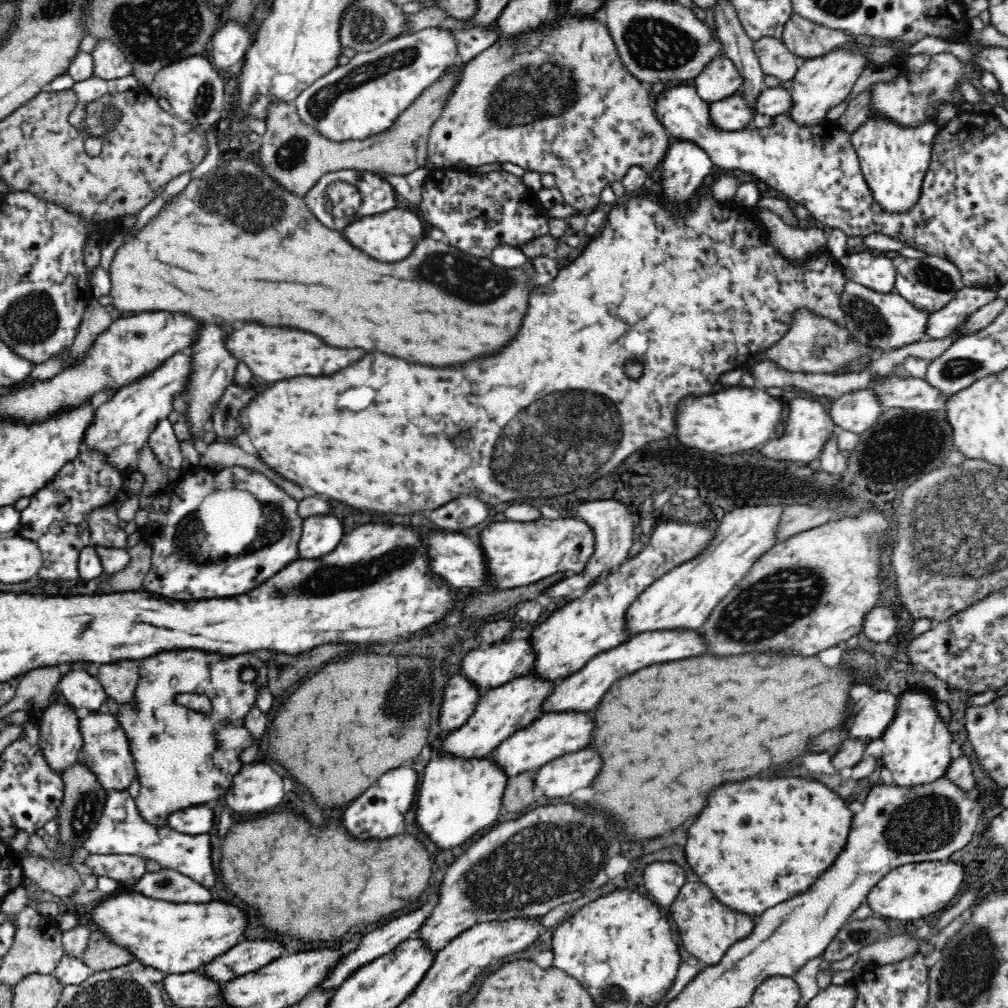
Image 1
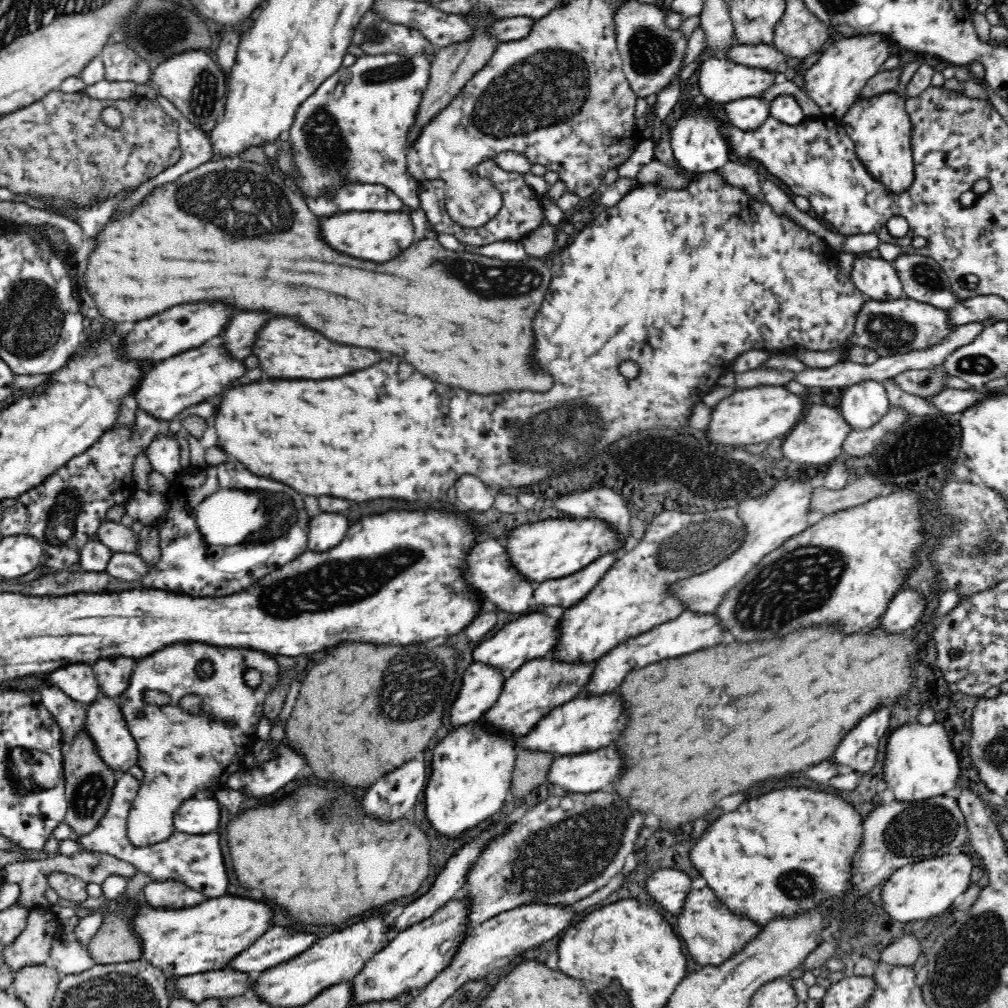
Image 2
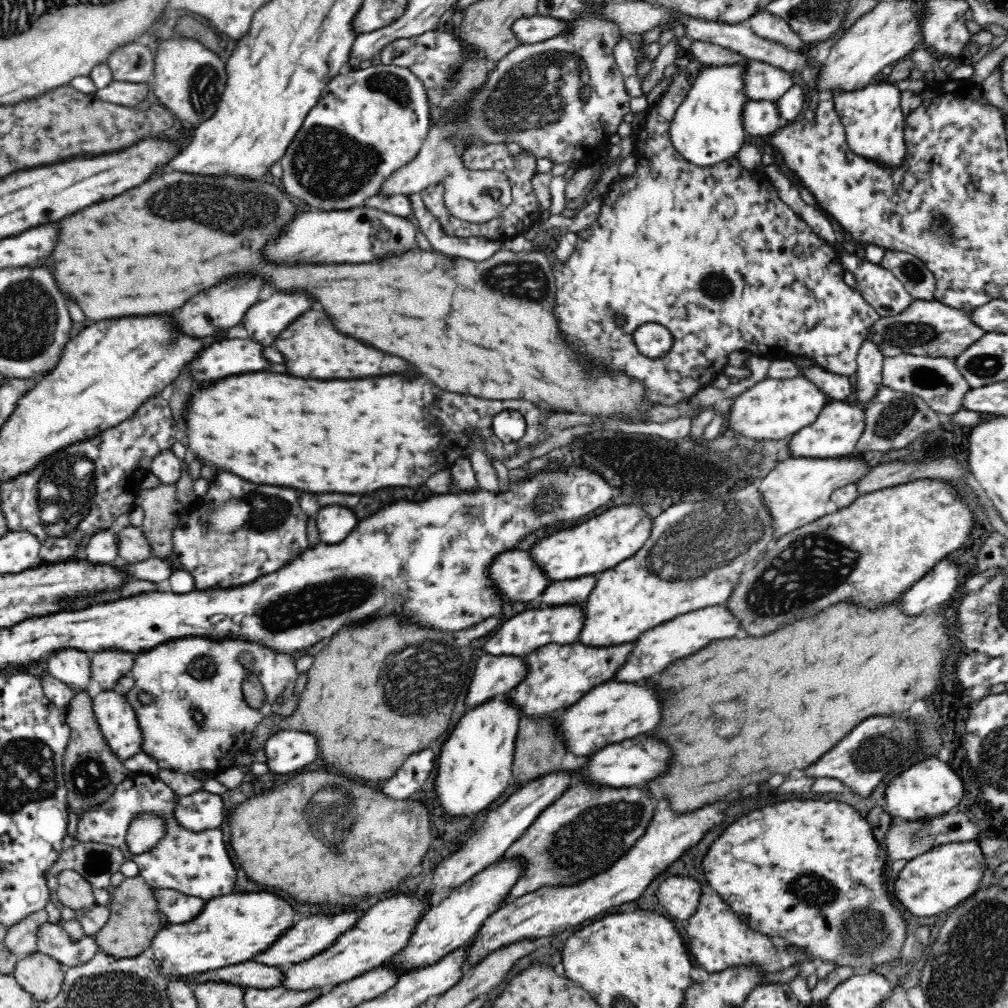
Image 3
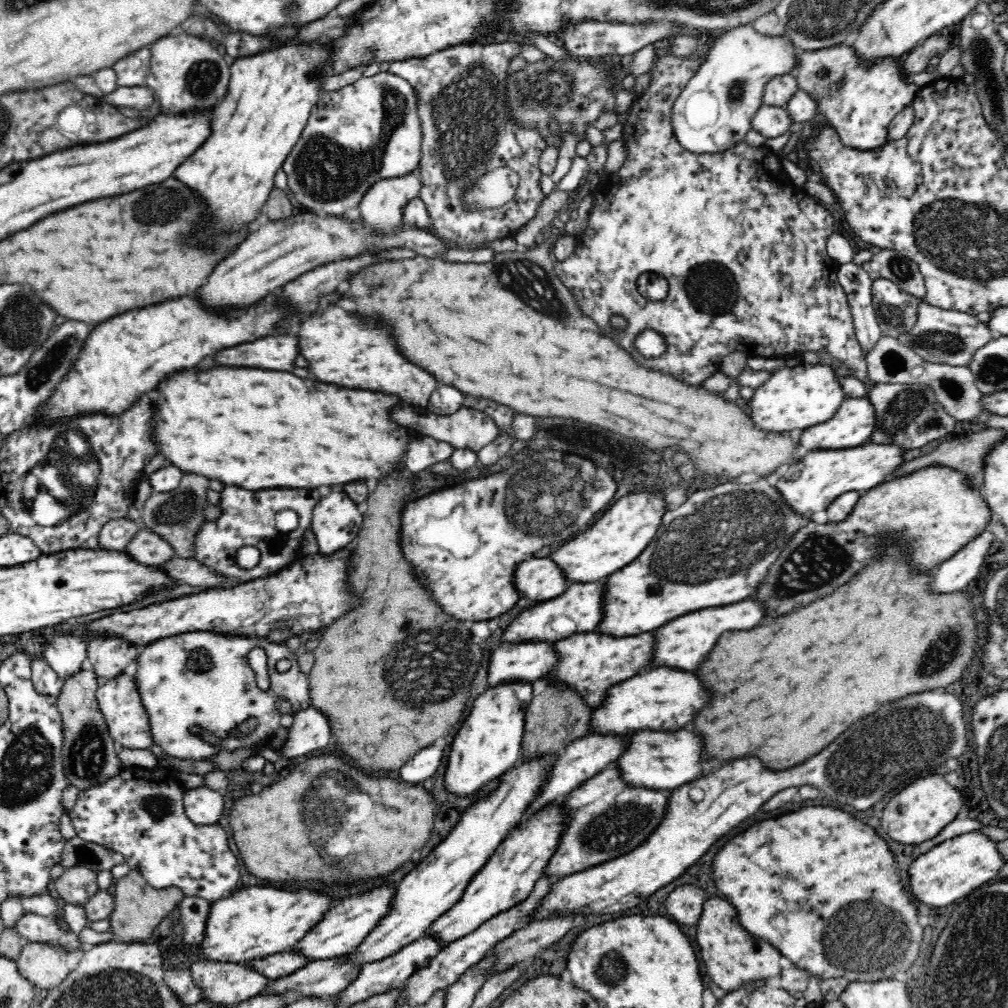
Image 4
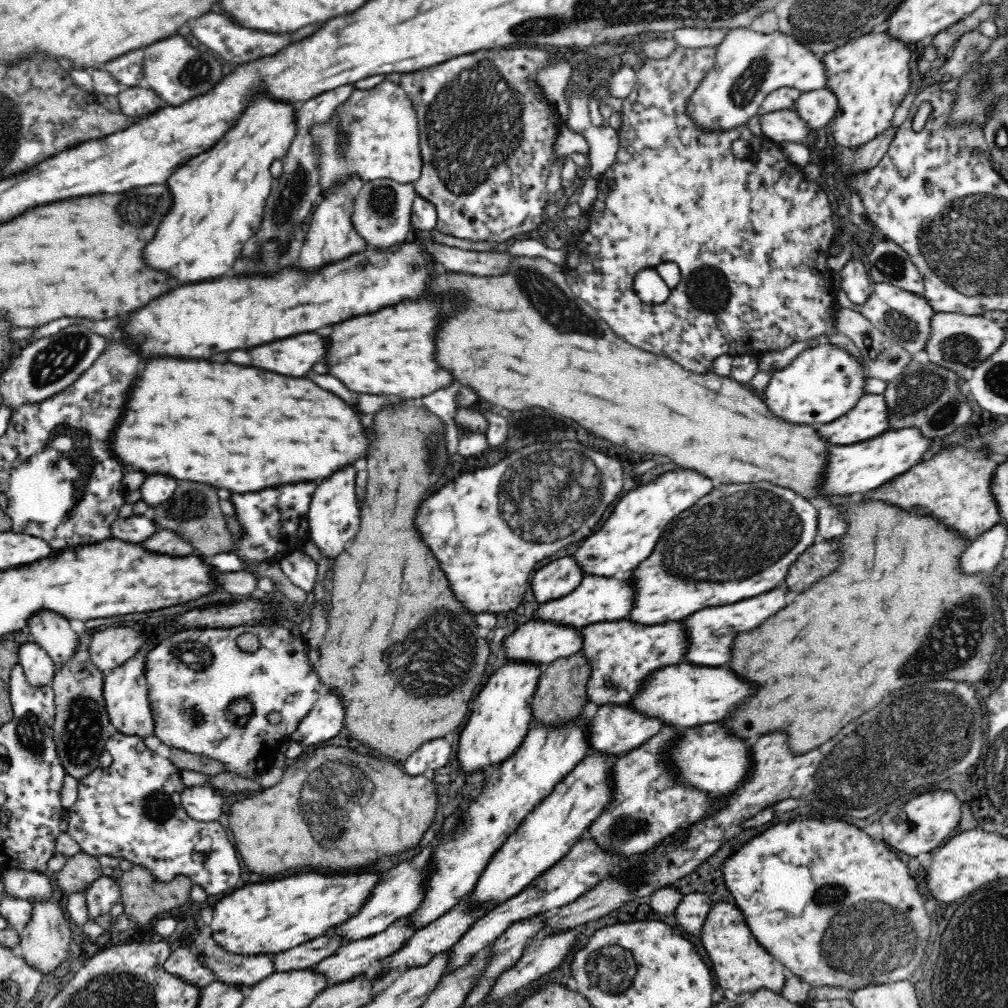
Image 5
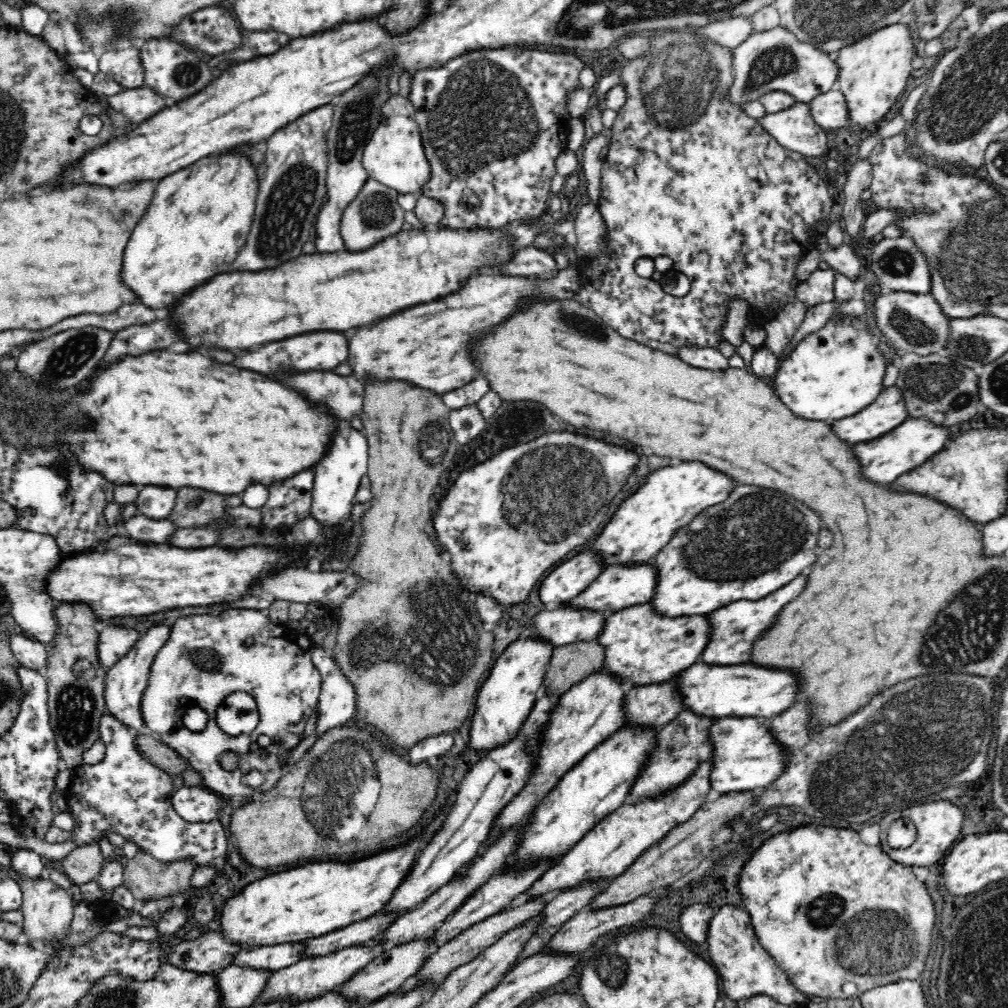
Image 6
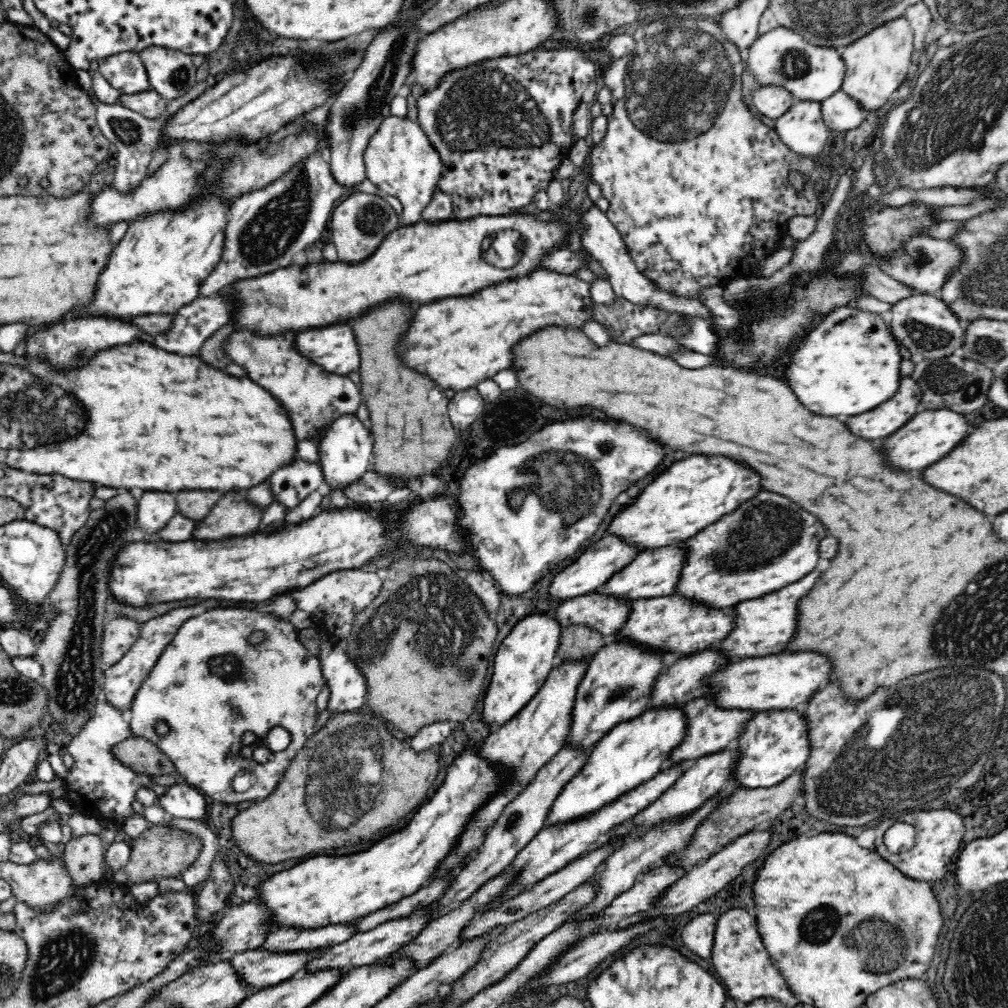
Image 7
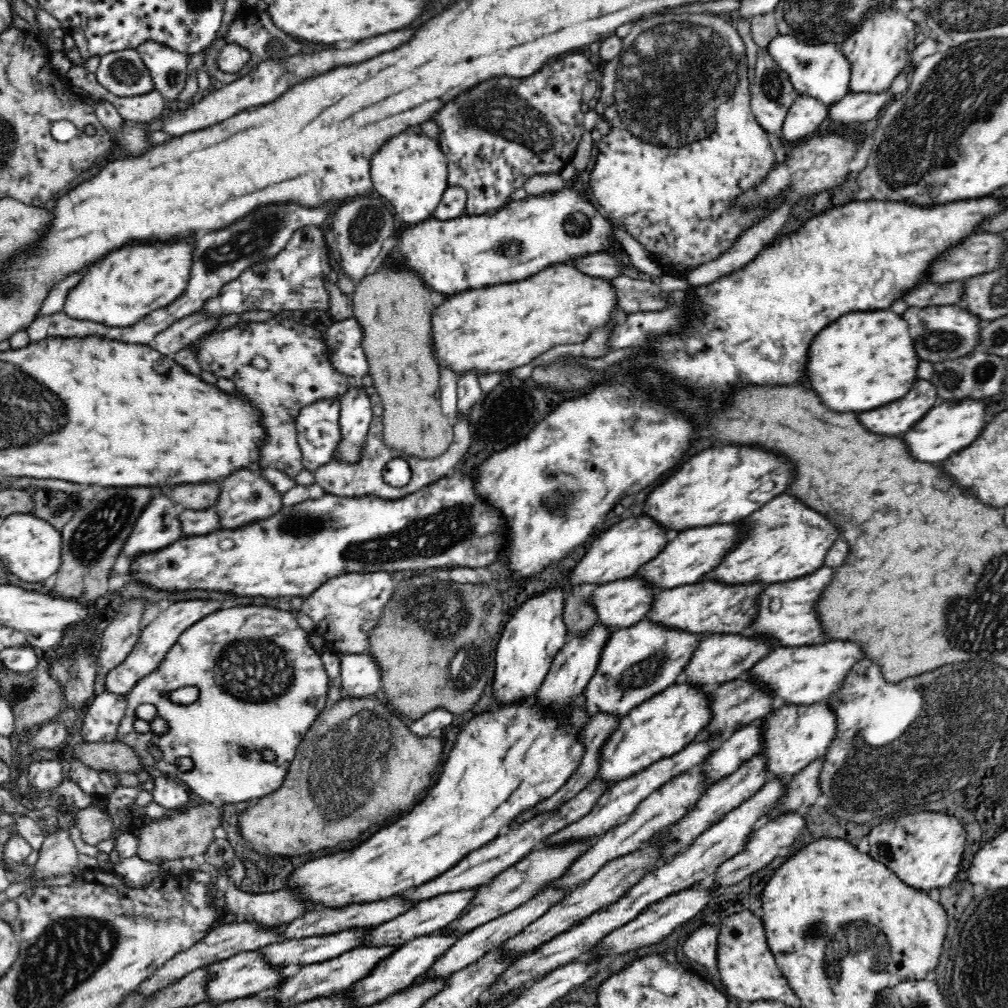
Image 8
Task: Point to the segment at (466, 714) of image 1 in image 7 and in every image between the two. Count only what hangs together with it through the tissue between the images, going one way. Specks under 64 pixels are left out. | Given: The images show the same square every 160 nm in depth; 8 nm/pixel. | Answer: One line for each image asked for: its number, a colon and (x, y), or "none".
2: (481, 687)
3: (495, 676)
4: (529, 660)
5: (538, 641)
6: (563, 624)
7: (607, 614)

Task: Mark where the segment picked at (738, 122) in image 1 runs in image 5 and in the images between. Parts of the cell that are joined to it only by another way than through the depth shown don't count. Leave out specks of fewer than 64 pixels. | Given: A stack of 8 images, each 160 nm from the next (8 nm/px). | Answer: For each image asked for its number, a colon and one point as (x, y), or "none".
2: (747, 114)
3: (760, 118)
4: (770, 121)
5: (786, 125)

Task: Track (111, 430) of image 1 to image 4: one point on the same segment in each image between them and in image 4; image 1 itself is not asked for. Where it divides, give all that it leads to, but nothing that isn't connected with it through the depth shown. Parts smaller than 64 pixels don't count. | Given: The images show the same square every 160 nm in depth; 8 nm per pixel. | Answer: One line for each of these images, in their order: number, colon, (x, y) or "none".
2: (189, 378)
3: (229, 357)
4: (277, 352)

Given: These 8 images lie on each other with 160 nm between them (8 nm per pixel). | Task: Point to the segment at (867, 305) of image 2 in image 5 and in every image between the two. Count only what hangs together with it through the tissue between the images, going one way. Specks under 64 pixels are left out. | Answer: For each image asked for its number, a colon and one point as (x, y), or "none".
3: (927, 328)
4: (939, 336)
5: (959, 342)

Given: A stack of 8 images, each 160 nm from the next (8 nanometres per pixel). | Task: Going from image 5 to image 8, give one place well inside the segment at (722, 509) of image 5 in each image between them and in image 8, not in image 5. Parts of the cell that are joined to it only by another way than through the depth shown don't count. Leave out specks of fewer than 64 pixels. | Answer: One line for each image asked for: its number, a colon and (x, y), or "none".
6: (758, 540)
7: (749, 553)
8: (783, 542)

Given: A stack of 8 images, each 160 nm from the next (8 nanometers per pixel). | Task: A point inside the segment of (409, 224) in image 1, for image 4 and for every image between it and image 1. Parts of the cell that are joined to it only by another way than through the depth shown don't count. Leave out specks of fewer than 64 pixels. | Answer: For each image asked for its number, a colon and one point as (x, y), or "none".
2: (373, 235)
3: (363, 234)
4: (278, 252)

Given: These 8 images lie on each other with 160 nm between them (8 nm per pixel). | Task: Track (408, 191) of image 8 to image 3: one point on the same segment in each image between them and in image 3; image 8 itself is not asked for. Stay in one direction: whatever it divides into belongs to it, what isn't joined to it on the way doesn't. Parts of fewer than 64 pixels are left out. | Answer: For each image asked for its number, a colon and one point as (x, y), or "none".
3: (369, 123)
4: (369, 131)
5: (382, 129)
6: (394, 156)
7: (400, 161)

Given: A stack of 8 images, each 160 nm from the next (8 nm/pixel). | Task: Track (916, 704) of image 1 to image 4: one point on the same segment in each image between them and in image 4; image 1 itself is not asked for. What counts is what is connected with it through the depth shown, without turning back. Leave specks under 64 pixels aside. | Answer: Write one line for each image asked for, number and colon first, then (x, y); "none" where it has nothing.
2: (920, 764)
3: (925, 791)
4: (917, 813)

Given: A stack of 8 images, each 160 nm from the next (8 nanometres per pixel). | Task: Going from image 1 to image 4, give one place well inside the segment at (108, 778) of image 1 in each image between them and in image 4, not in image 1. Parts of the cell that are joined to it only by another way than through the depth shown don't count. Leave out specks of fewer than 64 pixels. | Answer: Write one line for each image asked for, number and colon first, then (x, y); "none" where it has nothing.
2: (105, 722)
3: (118, 722)
4: (120, 702)

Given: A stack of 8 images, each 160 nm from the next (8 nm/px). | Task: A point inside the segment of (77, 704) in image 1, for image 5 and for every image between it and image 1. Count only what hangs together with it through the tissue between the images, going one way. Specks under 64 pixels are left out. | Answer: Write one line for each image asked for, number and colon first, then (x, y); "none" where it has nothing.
2: (78, 681)
3: (73, 668)
4: (65, 653)
5: (50, 630)

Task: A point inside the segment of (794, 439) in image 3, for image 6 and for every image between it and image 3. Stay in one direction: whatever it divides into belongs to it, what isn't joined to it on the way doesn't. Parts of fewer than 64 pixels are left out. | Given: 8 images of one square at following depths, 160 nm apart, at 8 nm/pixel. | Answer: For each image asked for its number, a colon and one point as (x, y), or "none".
4: (854, 423)
5: (870, 417)
6: (889, 411)

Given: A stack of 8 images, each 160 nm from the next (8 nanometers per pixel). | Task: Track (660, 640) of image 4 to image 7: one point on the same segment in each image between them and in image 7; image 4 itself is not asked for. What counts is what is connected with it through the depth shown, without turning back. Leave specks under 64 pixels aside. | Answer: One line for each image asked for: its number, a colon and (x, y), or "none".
5: (711, 631)
6: (736, 626)
7: (765, 626)

